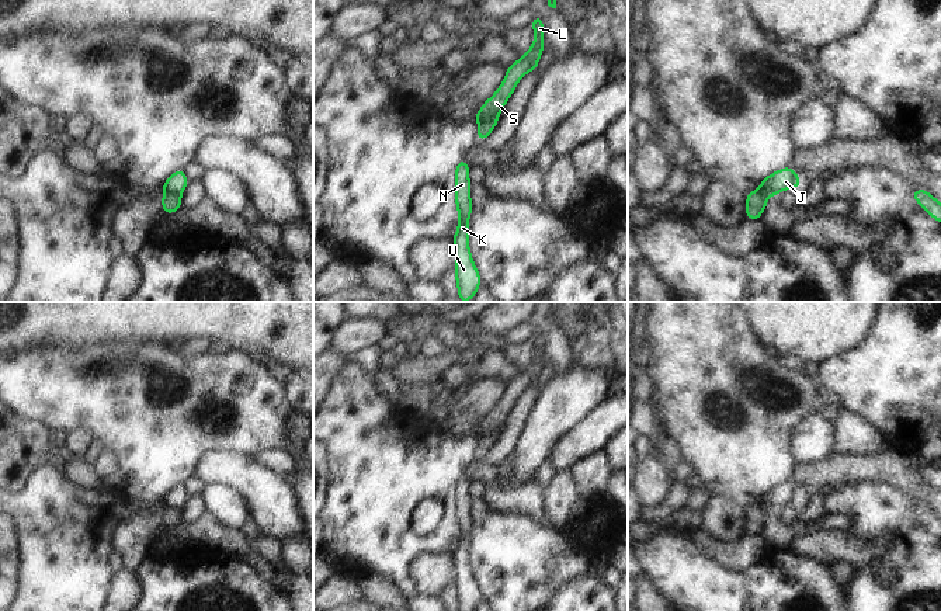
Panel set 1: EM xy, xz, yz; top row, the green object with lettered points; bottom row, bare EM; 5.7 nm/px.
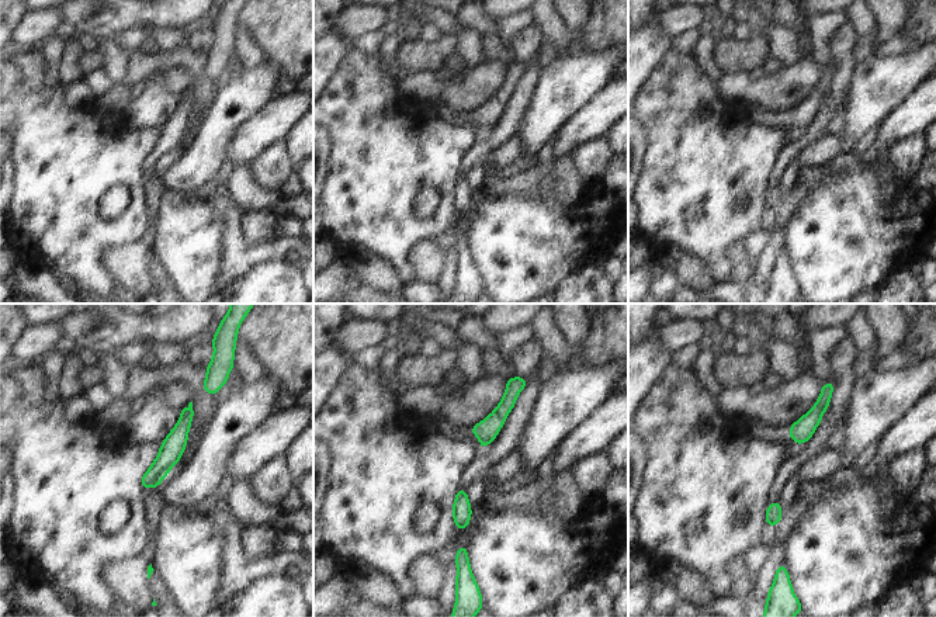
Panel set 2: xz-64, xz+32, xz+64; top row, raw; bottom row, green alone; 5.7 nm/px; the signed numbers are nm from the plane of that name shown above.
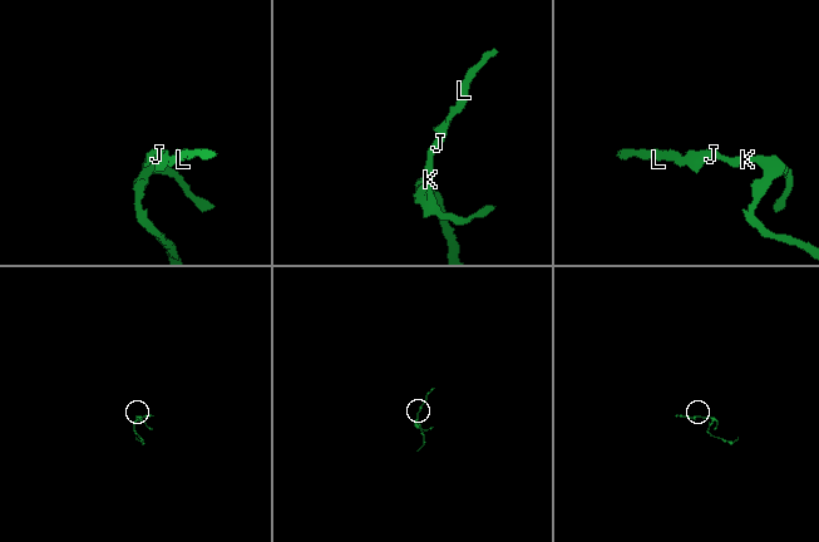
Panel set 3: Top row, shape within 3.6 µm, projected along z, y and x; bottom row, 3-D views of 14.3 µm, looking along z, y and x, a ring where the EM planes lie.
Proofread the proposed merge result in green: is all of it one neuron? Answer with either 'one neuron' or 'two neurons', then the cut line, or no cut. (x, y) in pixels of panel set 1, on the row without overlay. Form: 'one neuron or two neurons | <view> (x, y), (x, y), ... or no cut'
two neurons | xz (497, 429), (489, 429), (478, 436)

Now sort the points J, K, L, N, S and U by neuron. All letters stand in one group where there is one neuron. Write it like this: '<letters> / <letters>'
J K N U / L S

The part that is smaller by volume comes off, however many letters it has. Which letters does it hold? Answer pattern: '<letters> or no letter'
L, S.

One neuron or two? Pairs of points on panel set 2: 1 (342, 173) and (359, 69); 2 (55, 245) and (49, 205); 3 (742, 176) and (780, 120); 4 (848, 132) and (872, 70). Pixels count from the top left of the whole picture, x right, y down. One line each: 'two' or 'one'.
1: one
2: one
3: two
4: one

